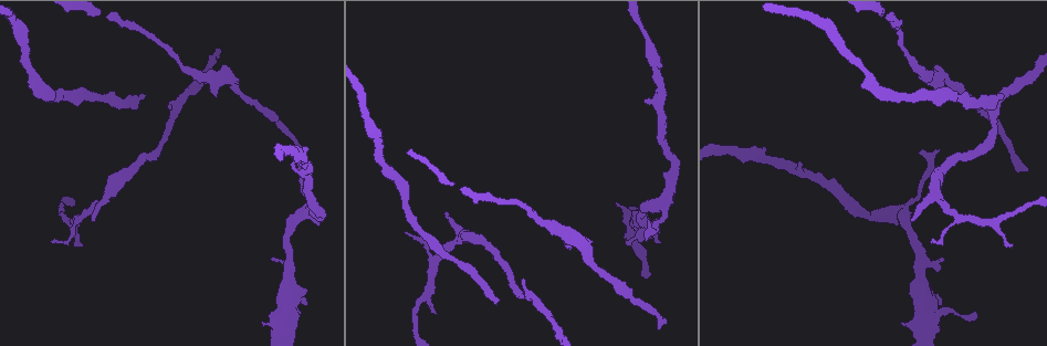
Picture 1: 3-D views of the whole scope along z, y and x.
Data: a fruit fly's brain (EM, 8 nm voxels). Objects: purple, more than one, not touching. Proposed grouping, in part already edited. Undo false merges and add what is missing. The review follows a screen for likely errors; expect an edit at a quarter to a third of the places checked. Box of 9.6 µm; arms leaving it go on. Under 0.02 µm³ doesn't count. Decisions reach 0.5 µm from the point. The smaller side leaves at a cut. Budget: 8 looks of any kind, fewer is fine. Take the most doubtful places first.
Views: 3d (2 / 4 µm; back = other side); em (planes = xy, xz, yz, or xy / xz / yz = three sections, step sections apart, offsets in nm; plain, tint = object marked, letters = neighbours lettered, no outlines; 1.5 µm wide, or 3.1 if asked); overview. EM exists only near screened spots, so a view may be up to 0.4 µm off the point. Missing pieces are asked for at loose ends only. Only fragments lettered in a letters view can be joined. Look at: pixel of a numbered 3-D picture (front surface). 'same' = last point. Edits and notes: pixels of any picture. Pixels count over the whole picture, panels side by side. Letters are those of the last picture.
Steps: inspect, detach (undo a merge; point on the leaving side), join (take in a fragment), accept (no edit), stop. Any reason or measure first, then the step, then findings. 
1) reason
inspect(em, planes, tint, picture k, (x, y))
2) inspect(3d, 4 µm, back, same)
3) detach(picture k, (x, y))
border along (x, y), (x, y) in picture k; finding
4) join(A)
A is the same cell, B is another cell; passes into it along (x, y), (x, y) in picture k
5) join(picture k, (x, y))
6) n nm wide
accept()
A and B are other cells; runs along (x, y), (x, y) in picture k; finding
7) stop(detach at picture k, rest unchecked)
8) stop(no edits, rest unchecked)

inspect(em, yz, step 4, tint, picture 1, (143, 97))

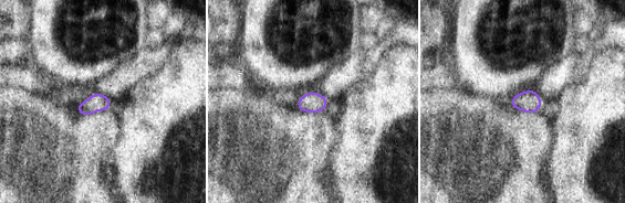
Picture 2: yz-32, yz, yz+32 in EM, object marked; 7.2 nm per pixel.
cut it another way
inspect(em, planes, letters, same)

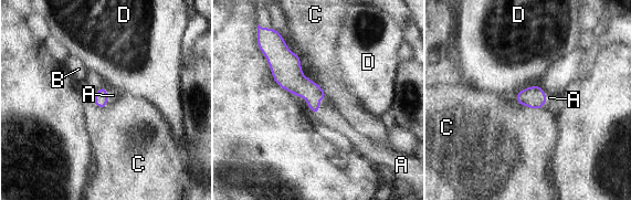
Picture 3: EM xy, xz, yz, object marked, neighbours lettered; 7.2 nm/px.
join(A)
A is the same cell, B, C and D are other cells; passes into it along (300, 86), (316, 113), (328, 115) in picture 3; the cell continues

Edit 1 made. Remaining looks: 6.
see it whole again
inspect(overview)

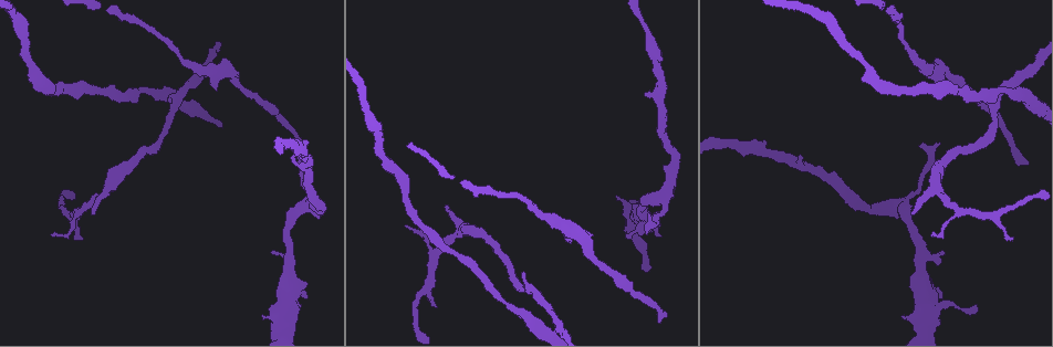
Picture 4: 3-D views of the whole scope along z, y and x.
thin end
inspect(em, planes, letters, picture 4, (660, 322))

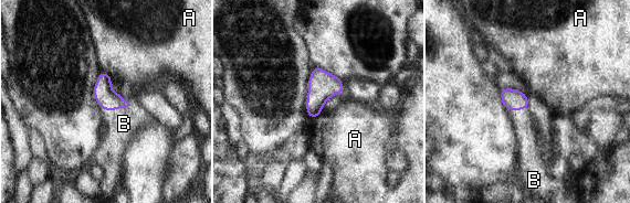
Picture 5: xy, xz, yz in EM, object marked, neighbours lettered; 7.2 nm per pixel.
B touches over 200 nm
join(B)
B is the same cell, A is another cell; passes into it along (106, 98), (117, 108), (124, 124) in picture 5; the cell continues

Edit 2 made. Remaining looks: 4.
branch stops here
inspect(3d, 2 µm, picture 4, (82, 240))

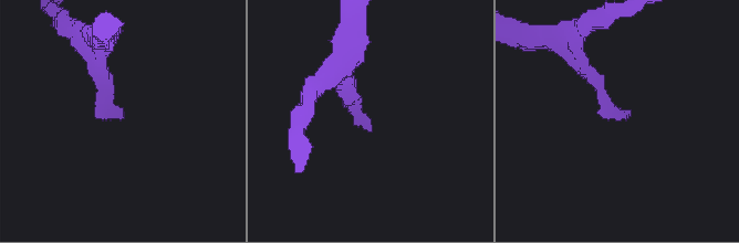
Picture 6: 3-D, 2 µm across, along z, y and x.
inspect(em, planes, plain, picture 6, (122, 117))

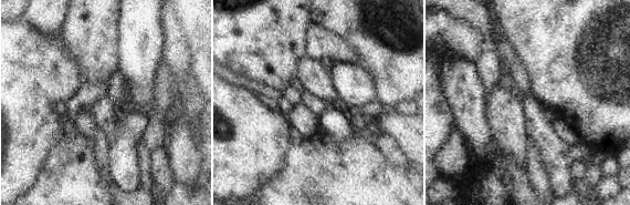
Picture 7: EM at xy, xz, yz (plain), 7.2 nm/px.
inspect(em, planes, letters, same)

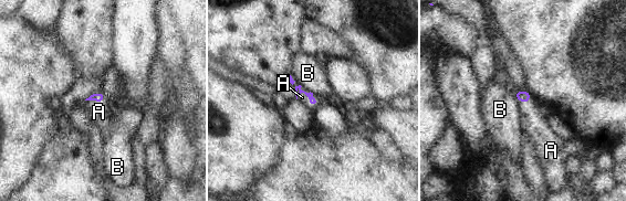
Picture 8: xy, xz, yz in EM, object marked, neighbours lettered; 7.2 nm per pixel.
join(A)
A is the same cell, B is another cell; passes into it along (298, 88), (306, 95), (302, 97) in picture 8; it goes on there

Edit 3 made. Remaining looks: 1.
stop(join at picture 3, join at picture 5, join at picture 8, rest unchecked)

